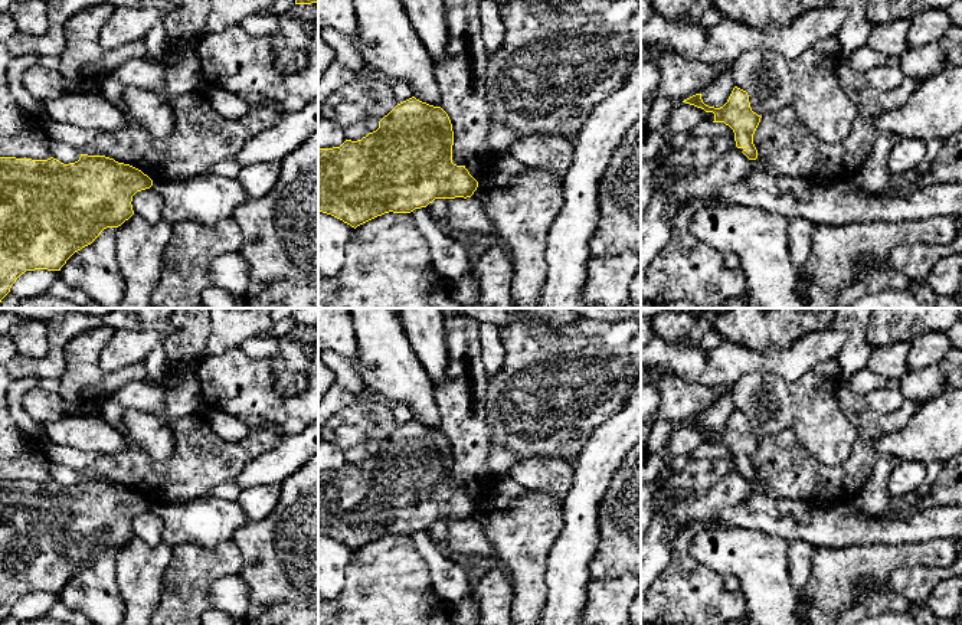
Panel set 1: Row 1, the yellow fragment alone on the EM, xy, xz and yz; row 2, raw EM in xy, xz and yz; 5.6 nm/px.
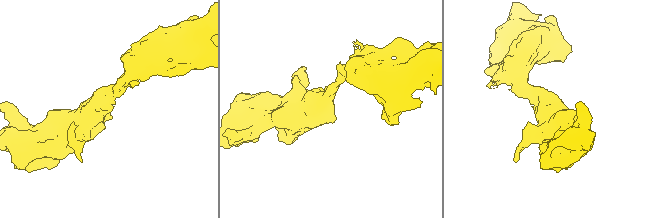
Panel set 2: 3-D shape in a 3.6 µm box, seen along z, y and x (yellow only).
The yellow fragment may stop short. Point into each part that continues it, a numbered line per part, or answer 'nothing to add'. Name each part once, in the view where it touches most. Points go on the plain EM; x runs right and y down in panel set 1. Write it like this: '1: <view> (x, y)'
nothing to add

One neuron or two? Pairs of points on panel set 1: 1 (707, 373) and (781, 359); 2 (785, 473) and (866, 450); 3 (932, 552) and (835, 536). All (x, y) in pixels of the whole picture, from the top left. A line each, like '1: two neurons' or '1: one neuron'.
1: one neuron
2: one neuron
3: two neurons

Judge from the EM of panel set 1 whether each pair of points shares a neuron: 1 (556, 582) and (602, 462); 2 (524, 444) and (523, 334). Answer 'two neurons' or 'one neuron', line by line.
1: one neuron
2: one neuron

